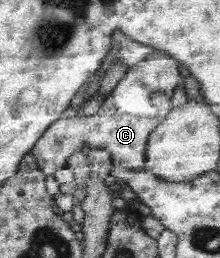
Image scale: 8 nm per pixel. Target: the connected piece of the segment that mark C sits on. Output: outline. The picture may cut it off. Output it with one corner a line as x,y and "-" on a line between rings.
164,51
154,52
147,60
130,67
128,75
121,80
107,97
99,111
93,115
75,115
71,118
60,118
54,123
31,154
35,156
41,172
55,175
67,168
69,158
79,150
87,147
90,150
107,150
111,154
114,166
127,170
141,170
147,165
147,148
152,133
174,109
171,96
177,86
182,85
183,78
180,63

